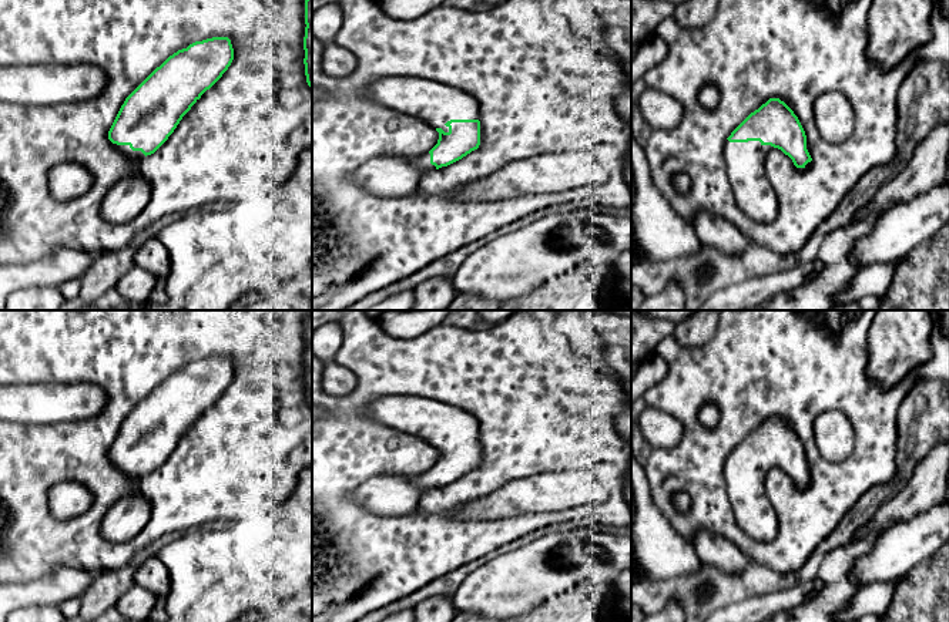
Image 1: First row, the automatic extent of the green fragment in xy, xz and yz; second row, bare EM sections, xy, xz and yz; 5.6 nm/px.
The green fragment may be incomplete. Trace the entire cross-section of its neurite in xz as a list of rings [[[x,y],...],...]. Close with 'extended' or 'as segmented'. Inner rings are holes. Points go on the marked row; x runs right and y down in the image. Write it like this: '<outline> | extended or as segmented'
[[[385,77],[368,87],[368,95],[383,107],[422,120],[439,132],[437,144],[416,159],[378,157],[359,167],[351,176],[352,182],[375,196],[412,196],[419,189],[425,172],[447,167],[480,145],[479,104],[457,88],[419,77]]] | extended

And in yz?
[[[769,98],[751,112],[731,132],[722,149],[737,205],[751,219],[765,223],[778,214],[777,195],[765,175],[765,159],[772,148],[788,155],[799,171],[812,161],[798,117],[779,98]]] | extended

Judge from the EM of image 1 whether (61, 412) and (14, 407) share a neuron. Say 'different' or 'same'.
same

